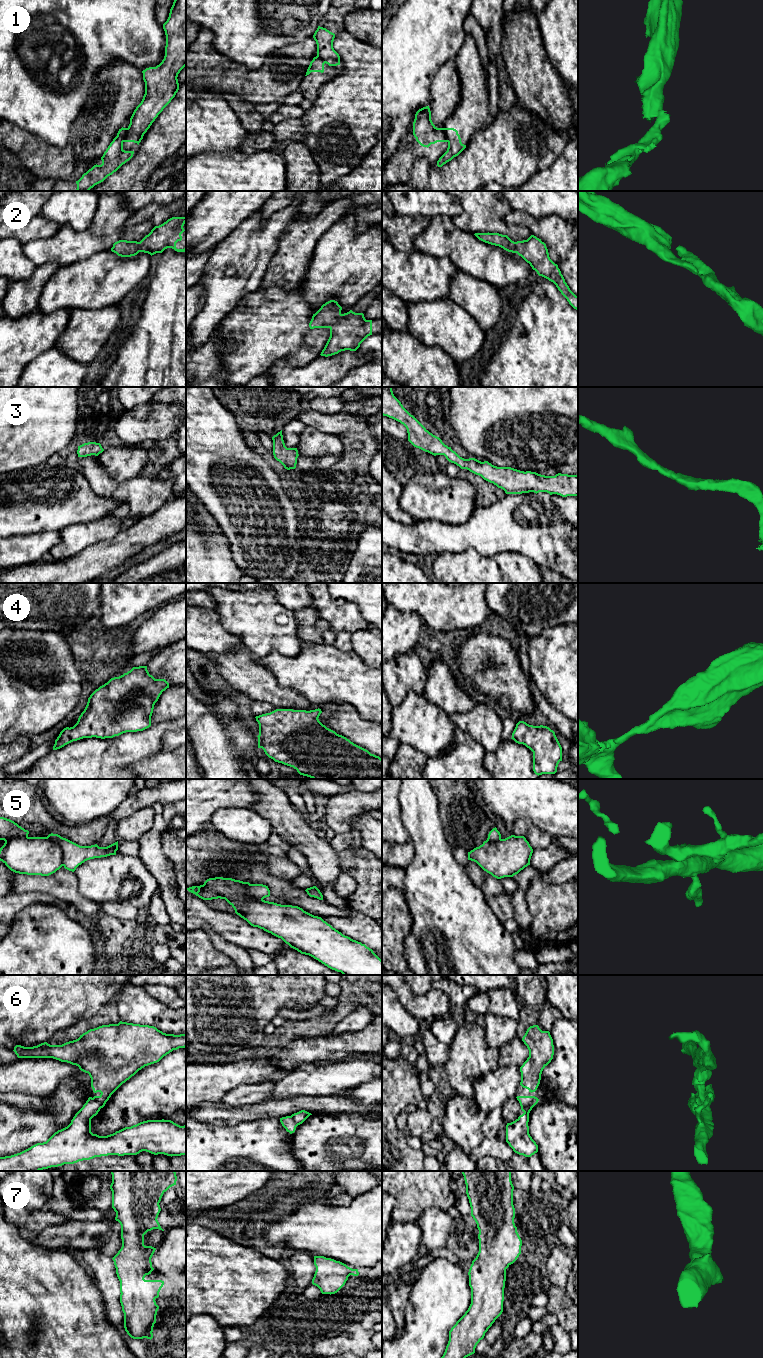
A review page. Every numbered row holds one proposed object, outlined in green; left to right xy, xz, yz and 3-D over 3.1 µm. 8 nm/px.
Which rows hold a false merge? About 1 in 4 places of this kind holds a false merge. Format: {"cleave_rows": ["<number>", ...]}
{"cleave_rows": ["1", "5"]}

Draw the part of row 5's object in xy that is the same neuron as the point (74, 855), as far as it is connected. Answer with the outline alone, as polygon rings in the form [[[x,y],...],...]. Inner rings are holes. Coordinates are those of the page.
[[[51,833],[47,837],[61,846],[63,850],[63,866],[72,872],[87,860],[116,855],[118,850],[118,841],[107,847],[99,847],[97,844],[80,846],[58,834]]]

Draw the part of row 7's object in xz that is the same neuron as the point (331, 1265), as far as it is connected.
[[[314,1256],[316,1271],[312,1284],[317,1286],[322,1294],[335,1294],[346,1283],[350,1275],[358,1276],[358,1269],[352,1269],[346,1264],[324,1256]]]

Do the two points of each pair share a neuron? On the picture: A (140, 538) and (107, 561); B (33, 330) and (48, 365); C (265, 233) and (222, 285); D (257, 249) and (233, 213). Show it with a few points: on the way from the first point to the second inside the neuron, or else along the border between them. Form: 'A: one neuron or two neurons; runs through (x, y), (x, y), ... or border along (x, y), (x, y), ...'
A: one neuron; runs through (132, 540), (115, 553)
B: two neurons; border along (53, 346), (35, 357), (25, 368)
C: one neuron; runs through (254, 249), (254, 261), (251, 268), (238, 280)
D: two neurons; border along (259, 208), (246, 217), (224, 239)

